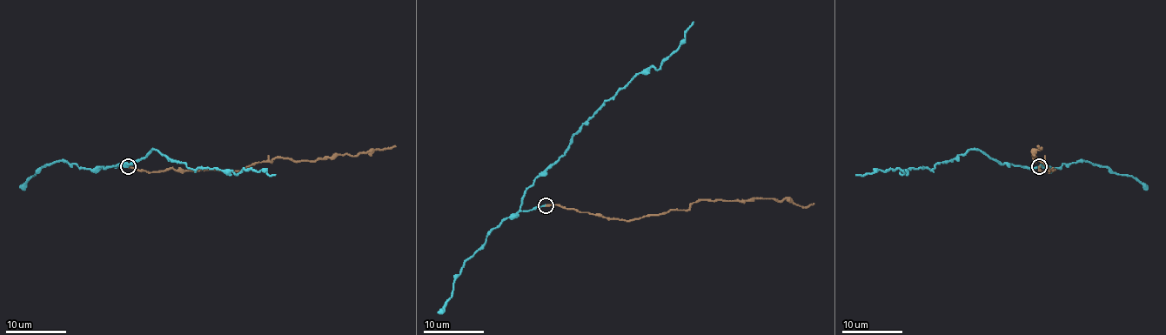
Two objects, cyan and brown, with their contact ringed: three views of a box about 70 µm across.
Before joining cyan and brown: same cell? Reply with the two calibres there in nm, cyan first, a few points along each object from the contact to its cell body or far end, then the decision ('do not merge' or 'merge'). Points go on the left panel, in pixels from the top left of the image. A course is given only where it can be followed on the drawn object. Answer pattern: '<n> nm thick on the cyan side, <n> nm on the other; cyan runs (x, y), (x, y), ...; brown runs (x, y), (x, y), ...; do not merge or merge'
170 nm thick on the cyan side, 200 nm on the other; cyan runs (126, 166), (102, 166), (134, 164), (152, 150), (189, 168), (233, 172), (260, 170), (270, 176), (276, 174); brown runs (128, 166), (148, 172), (170, 168), (241, 170), (276, 157), (317, 160), (396, 146); merge

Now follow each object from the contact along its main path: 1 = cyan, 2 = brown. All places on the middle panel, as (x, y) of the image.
1: (545, 204), (520, 210), (523, 192), (569, 147), (571, 137), (638, 74), (651, 66), (657, 70), (693, 22)
2: (546, 204), (634, 220), (671, 210), (687, 210), (700, 200), (790, 198), (800, 206), (814, 204)

